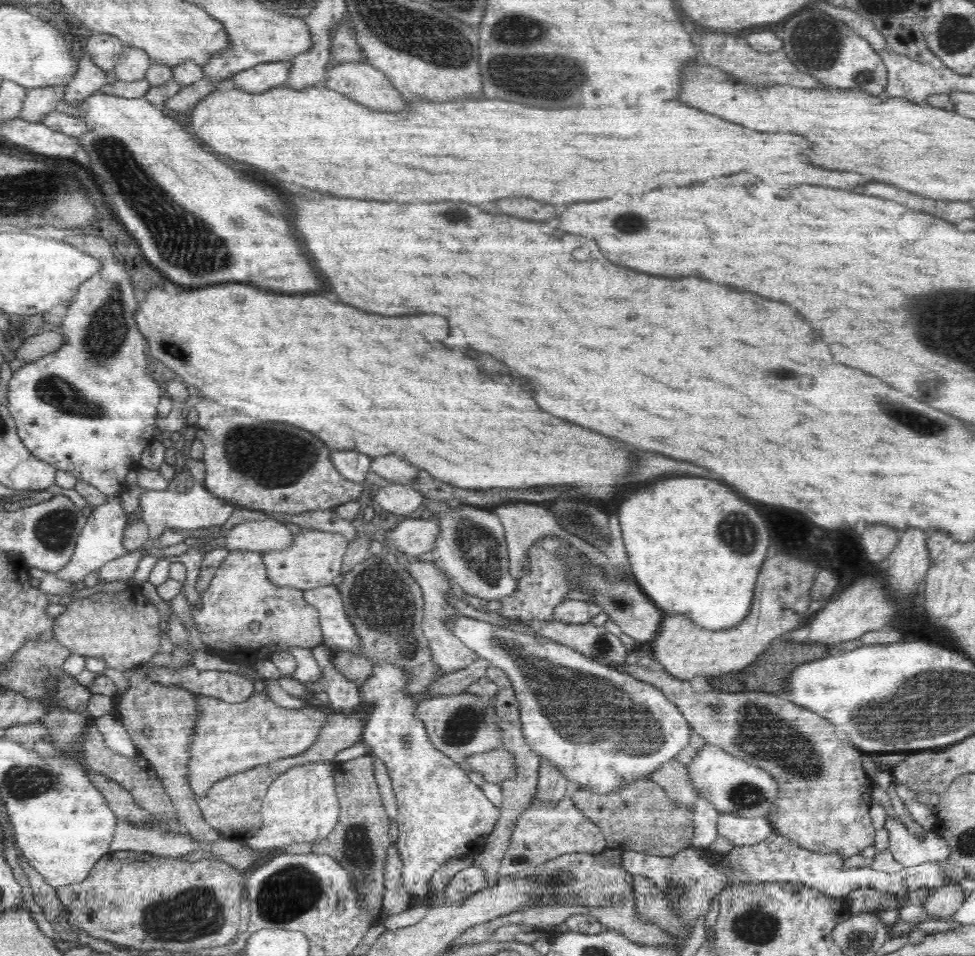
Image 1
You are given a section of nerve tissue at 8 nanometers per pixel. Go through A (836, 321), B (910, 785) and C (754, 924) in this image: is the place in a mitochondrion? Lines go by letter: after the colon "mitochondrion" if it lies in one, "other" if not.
A: other
B: other
C: mitochondrion

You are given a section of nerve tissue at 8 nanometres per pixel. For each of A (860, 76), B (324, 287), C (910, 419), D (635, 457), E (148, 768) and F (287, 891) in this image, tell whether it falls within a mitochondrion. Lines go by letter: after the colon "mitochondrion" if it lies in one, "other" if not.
A: mitochondrion
B: other
C: mitochondrion
D: other
E: other
F: mitochondrion

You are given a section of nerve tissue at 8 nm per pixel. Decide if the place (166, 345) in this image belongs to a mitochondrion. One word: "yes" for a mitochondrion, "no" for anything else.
yes

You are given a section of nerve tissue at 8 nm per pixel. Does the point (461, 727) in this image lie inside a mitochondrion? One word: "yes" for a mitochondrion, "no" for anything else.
yes

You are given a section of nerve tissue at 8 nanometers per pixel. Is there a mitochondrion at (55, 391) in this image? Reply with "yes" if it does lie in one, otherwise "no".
yes

